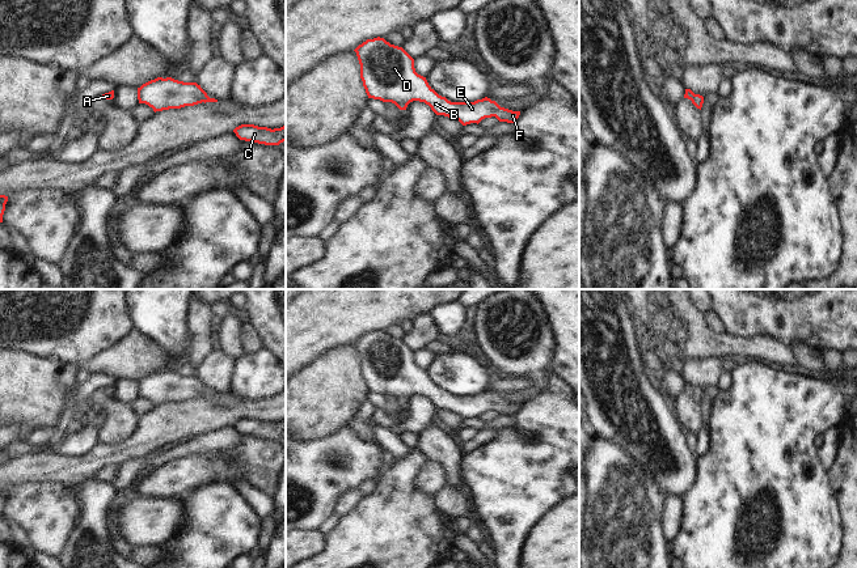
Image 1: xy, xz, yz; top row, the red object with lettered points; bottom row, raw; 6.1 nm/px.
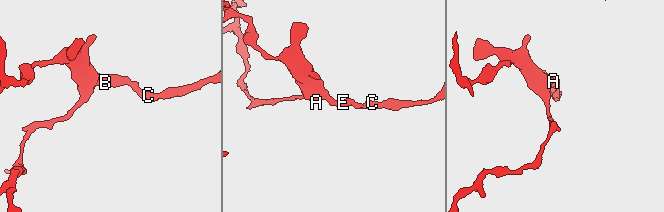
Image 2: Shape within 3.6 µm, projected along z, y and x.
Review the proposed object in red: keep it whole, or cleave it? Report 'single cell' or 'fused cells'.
single cell

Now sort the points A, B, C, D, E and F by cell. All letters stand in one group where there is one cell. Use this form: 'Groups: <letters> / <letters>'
Groups: A B C D E F

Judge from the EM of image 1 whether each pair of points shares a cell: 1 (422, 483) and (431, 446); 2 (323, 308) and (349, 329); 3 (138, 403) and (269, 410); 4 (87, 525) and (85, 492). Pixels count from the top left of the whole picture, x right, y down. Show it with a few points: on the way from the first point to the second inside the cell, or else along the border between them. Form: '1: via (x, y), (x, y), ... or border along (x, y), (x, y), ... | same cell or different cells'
1: border along (426, 462), (434, 462), (440, 469), (444, 486) | different cells
2: via (329, 312), (342, 322) | same cell
3: border along (153, 405), (138, 418) | different cells
4: via (87, 517), (87, 500) | same cell

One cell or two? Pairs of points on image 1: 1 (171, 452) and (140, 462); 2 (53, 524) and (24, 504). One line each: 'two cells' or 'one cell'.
1: two cells
2: one cell

